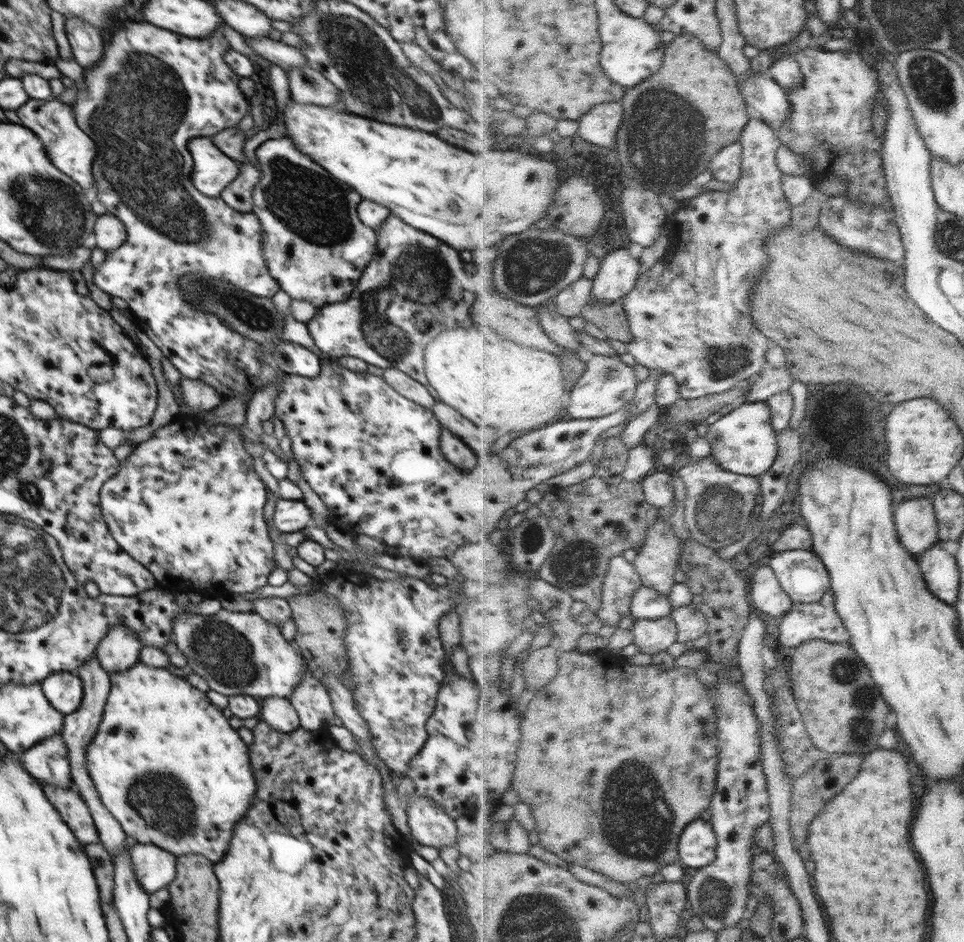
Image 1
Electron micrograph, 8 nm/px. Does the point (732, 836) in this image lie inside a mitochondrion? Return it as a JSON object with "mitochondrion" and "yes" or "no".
{"mitochondrion":"no"}

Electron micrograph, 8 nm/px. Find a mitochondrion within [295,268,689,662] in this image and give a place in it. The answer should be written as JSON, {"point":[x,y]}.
{"point":[578,563]}

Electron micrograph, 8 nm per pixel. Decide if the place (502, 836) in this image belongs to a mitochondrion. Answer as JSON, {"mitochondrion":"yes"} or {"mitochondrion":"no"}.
{"mitochondrion":"no"}

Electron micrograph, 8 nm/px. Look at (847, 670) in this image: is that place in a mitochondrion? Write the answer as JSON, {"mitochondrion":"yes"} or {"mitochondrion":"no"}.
{"mitochondrion":"yes"}

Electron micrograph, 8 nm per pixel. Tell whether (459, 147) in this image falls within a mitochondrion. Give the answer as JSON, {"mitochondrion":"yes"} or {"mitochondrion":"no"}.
{"mitochondrion":"no"}

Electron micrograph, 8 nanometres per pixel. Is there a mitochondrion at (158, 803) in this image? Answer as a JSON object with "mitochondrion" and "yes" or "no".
{"mitochondrion":"yes"}

